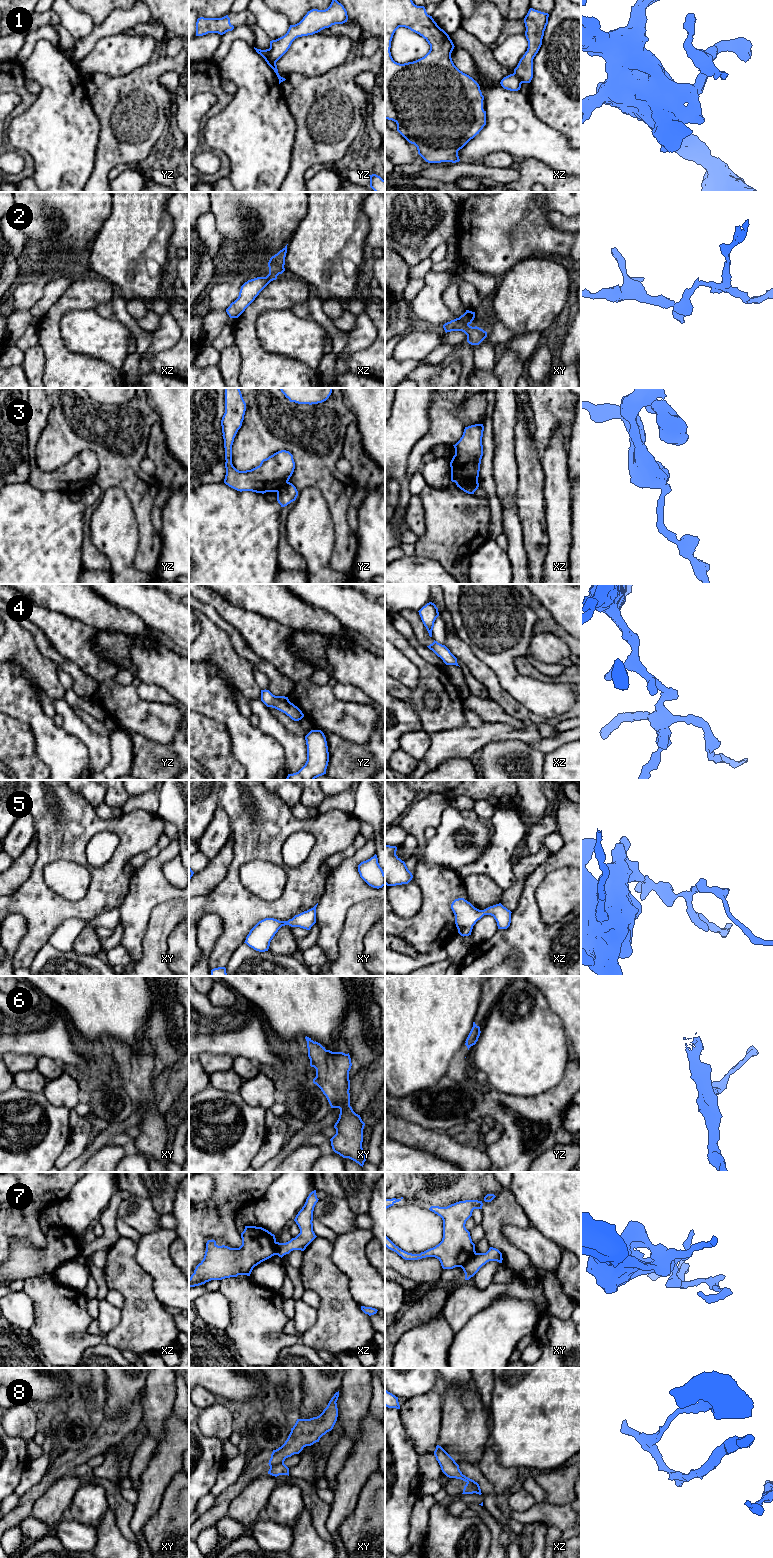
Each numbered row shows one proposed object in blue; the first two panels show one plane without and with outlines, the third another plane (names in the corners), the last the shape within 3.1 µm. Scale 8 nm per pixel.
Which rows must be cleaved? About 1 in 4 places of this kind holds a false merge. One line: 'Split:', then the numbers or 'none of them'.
Split: 1, 2, 3, 7, 8

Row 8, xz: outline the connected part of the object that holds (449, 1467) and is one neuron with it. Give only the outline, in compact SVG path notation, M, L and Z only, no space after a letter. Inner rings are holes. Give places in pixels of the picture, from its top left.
M439 1445L436 1446L434 1451L434 1455L436 1460L438 1461L442 1472L449 1478L461 1479L467 1483L471 1483L476 1487L476 1494L481 1495L481 1489L477 1482L466 1477L462 1474L459 1469L459 1465L455 1462L455 1460Z

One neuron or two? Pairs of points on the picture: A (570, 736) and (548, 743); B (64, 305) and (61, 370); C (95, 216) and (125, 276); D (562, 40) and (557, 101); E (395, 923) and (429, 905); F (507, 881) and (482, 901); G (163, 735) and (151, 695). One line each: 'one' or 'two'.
A: one
B: one
C: two
D: one
E: one
F: two
G: two

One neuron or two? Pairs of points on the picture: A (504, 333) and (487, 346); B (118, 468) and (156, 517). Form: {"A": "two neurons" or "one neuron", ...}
{"A": "one neuron", "B": "two neurons"}

